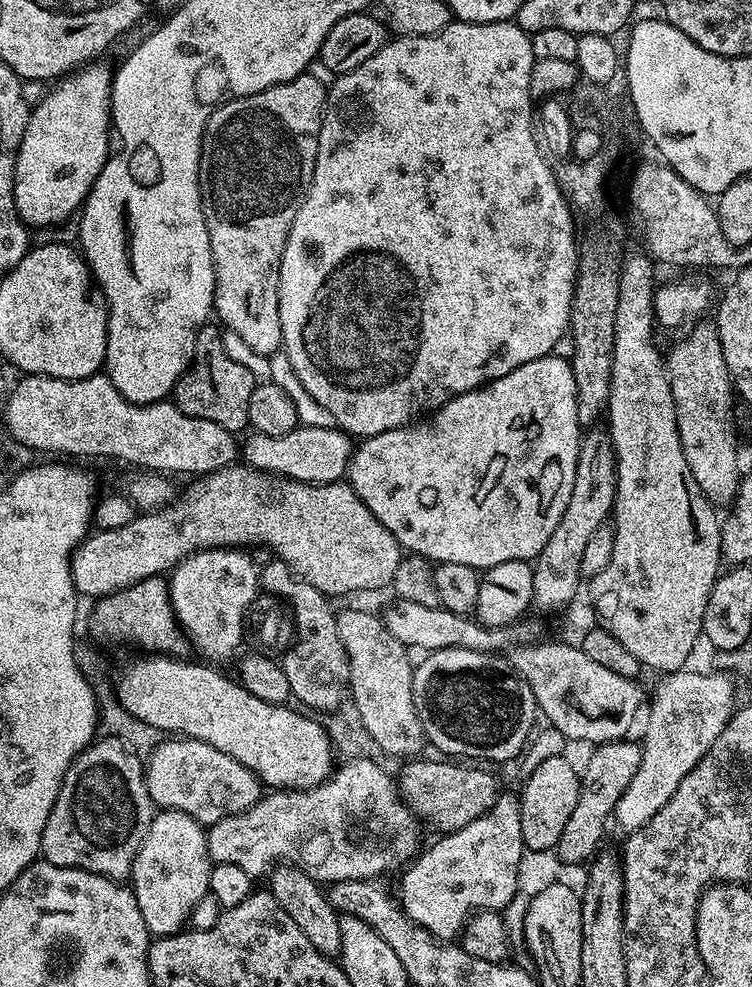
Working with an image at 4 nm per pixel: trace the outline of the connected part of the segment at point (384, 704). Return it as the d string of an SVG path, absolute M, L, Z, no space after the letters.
M360 608L336 612L338 634L348 655L350 666L350 700L362 726L369 731L377 749L388 756L416 758L425 751L424 727L416 713L412 693L414 667L406 662L406 650L394 634L384 625L383 619Z

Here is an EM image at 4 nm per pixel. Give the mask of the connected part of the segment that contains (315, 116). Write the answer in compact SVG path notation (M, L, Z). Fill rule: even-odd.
M305 74L295 76L292 80L287 80L281 84L270 86L258 94L250 94L249 96L232 100L228 104L223 104L221 108L217 108L213 112L204 131L204 141L202 142L202 150L200 151L200 197L202 198L202 206L204 207L206 230L210 234L210 250L212 251L214 274L216 275L216 293L212 299L214 316L227 331L239 334L252 349L258 350L258 354L267 357L270 357L274 352L281 351L282 348L282 322L278 314L280 263L282 262L282 254L286 250L286 238L290 234L290 226L294 226L294 218L298 214L298 210L302 206L302 202L312 185L314 162L318 154L320 120L324 117L325 107L326 85L318 82L318 78L314 78L310 74Z

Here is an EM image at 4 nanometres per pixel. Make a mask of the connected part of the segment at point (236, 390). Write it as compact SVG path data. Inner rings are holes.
M212 322L204 324L198 330L192 364L176 381L174 403L182 410L182 414L190 414L194 418L206 418L206 422L214 422L227 432L240 434L243 428L249 427L250 394L256 389L257 384L250 370L246 370L246 366L234 362L234 358L226 354L226 346L222 346L223 337L224 332Z

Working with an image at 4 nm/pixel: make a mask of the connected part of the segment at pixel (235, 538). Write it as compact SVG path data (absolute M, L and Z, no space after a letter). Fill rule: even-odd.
M240 462L227 468L219 468L217 472L209 472L208 475L193 479L191 482L193 484L181 496L179 493L172 503L165 504L164 507L157 510L148 510L143 514L137 514L130 522L126 522L126 526L122 526L122 530L106 530L105 532L96 530L81 540L79 546L76 547L76 551L72 554L72 581L77 593L81 597L92 596L91 598L101 598L112 595L116 591L128 588L132 584L140 583L143 579L148 579L150 576L159 576L164 572L163 568L165 570L171 569L179 564L180 561L185 560L186 557L207 548L243 549L245 546L253 545L264 545L267 547L279 559L285 560L296 571L297 576L301 576L306 582L310 582L310 586L314 586L319 592L323 592L329 598L348 596L351 592L372 592L375 588L385 587L387 589L391 585L394 574L398 570L402 559L402 549L390 534L390 530L386 530L386 526L382 526L382 522L378 522L378 518L374 518L374 514L370 514L366 502L362 502L362 498L358 498L358 494L352 489L351 484L347 482L307 484L306 482L285 479L282 476L273 476L270 472L257 472L256 469L249 468ZM270 482L276 488L280 488L284 484L284 493L281 496L275 496L272 492L263 492L260 489L260 484L268 484Z

